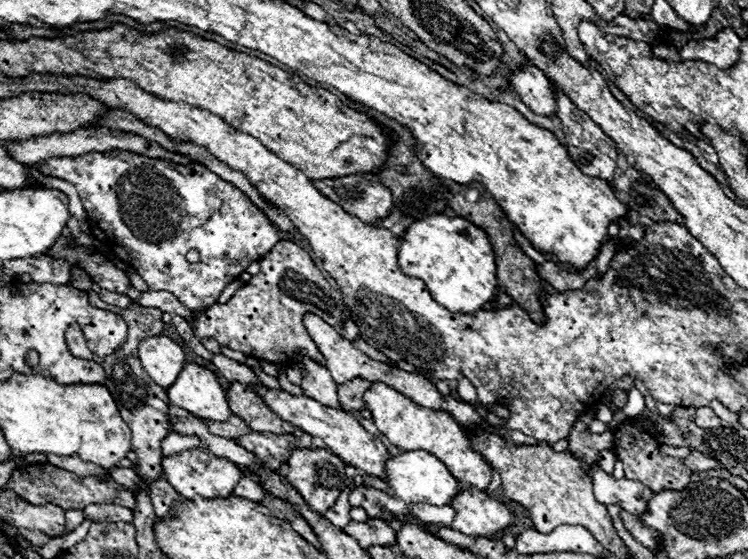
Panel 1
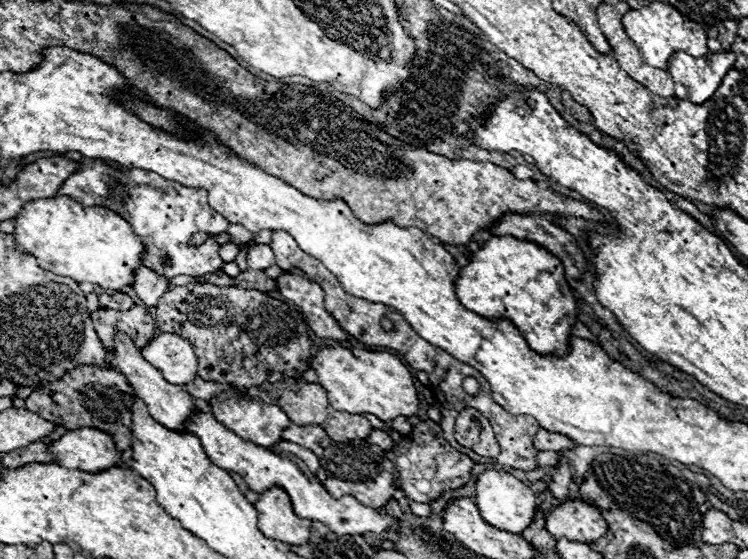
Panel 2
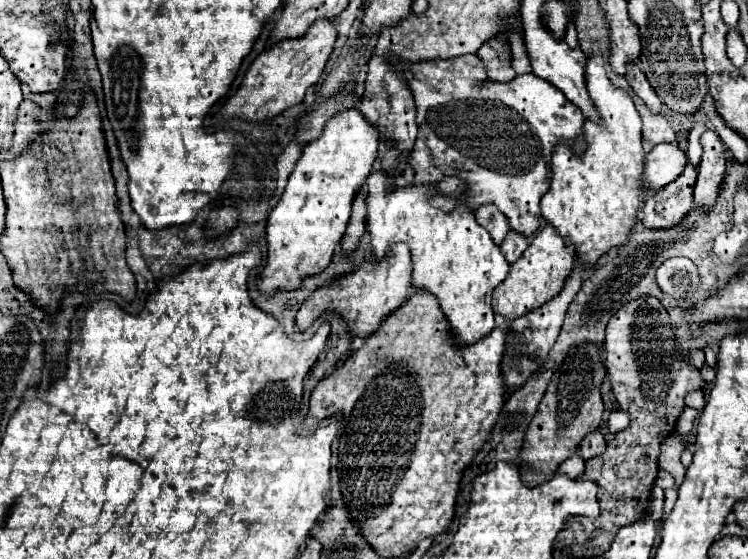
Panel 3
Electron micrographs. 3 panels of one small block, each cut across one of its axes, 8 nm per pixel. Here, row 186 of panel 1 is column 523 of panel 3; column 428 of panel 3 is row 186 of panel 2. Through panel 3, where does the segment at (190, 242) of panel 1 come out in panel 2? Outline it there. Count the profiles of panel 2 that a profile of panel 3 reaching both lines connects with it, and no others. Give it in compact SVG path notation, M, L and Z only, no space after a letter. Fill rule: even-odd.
M80 160L80 168L64 180L58 190L58 196L70 196L84 206L106 206L120 214L134 230L136 236L142 238L146 246L146 254L142 256L142 266L158 272L160 276L204 276L212 270L222 268L220 260L220 244L214 240L216 234L228 232L228 220L222 214L216 214L208 206L208 192L205 188L190 188L180 186L180 206L172 200L174 192L168 194L160 188L150 188L148 184L136 184L126 172L108 166L100 160ZM194 232L208 234L206 242L200 246L188 246L188 240ZM162 256L168 256L172 266L162 266Z

